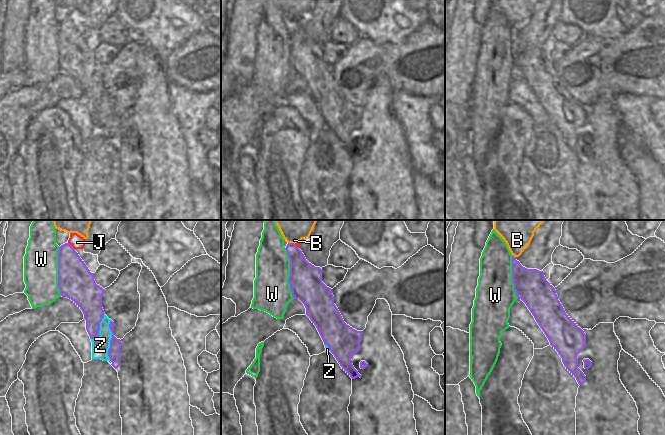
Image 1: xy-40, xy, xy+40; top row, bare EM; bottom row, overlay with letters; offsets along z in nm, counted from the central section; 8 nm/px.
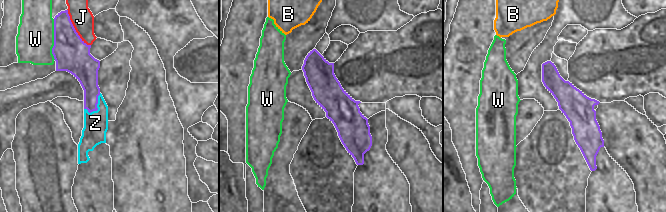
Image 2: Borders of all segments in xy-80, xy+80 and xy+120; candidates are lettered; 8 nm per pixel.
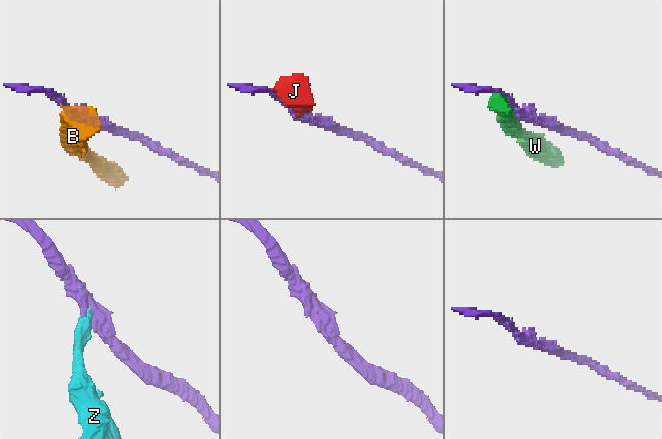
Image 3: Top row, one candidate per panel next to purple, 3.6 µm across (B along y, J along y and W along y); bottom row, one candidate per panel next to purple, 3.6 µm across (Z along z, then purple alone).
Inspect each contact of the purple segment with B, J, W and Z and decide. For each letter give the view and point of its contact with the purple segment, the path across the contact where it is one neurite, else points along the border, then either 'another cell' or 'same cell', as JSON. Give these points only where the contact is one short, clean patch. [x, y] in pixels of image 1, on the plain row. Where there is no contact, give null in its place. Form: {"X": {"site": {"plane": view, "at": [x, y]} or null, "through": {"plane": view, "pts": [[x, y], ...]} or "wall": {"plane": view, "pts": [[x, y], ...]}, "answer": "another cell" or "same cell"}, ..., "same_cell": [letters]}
{"B": {"site": {"plane": "xy", "at": [291, 19]}, "wall": {"plane": "xy", "pts": [[288, 18], [294, 20]]}, "answer": "another cell"}, "J": {"site": {"plane": "xy-40", "at": [71, 22]}, "answer": "another cell"}, "W": {"site": {"plane": "xy", "at": [290, 49]}, "answer": "another cell"}, "Z": {"site": {"plane": "xy-40", "at": [110, 116]}, "answer": "another cell"}, "same_cell": []}

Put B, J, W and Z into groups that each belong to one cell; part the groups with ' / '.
B / J Z / W

